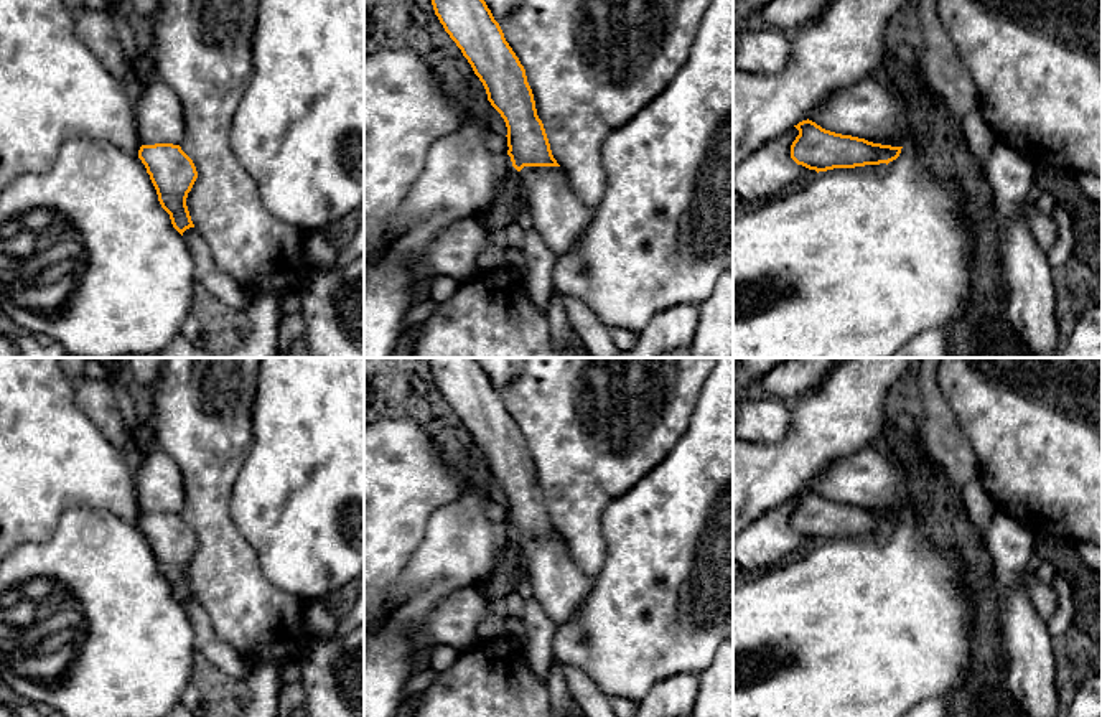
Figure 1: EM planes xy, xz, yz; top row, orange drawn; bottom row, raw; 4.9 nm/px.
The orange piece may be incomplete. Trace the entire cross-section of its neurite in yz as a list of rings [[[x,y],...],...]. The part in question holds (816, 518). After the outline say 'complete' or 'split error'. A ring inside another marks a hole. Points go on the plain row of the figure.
[[[812,490],[794,494],[799,504],[791,514],[791,527],[809,539],[855,537],[896,529],[903,516],[873,513],[822,498]]] | complete

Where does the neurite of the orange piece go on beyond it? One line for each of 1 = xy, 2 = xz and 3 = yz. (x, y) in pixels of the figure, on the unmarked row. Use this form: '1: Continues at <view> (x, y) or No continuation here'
1: No continuation here
2: No continuation here
3: No continuation here

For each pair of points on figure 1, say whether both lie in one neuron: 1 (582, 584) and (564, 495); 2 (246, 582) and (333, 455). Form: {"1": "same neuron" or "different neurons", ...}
{"1": "different neurons", "2": "different neurons"}

